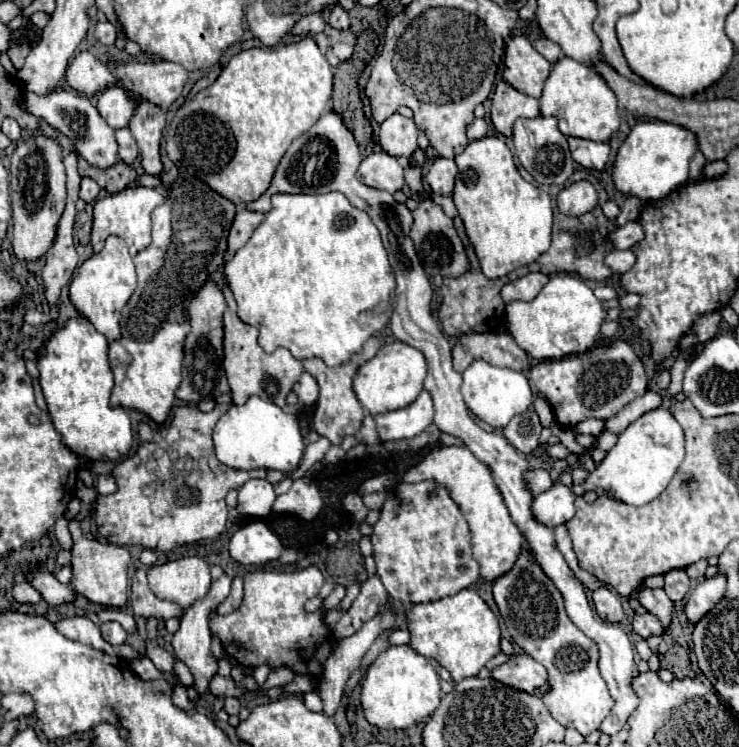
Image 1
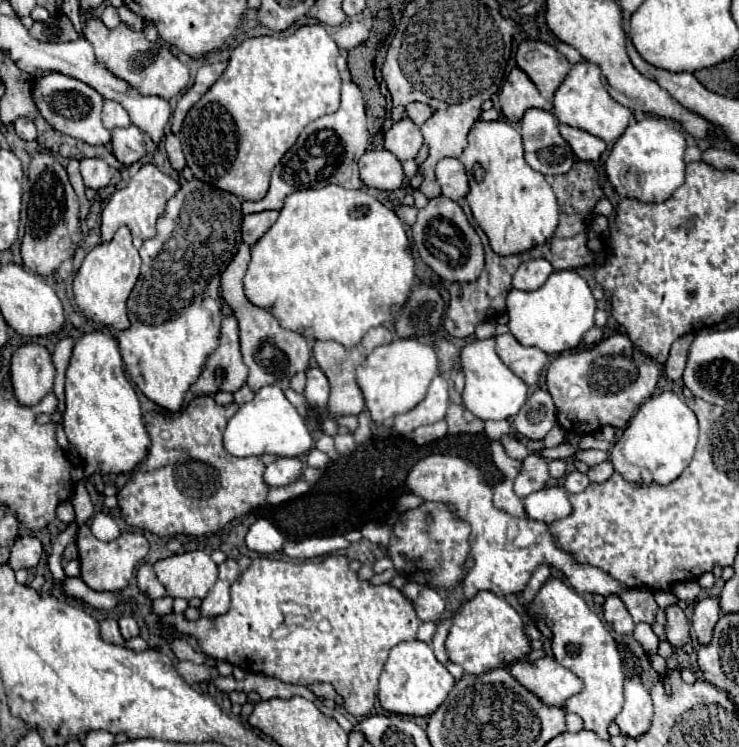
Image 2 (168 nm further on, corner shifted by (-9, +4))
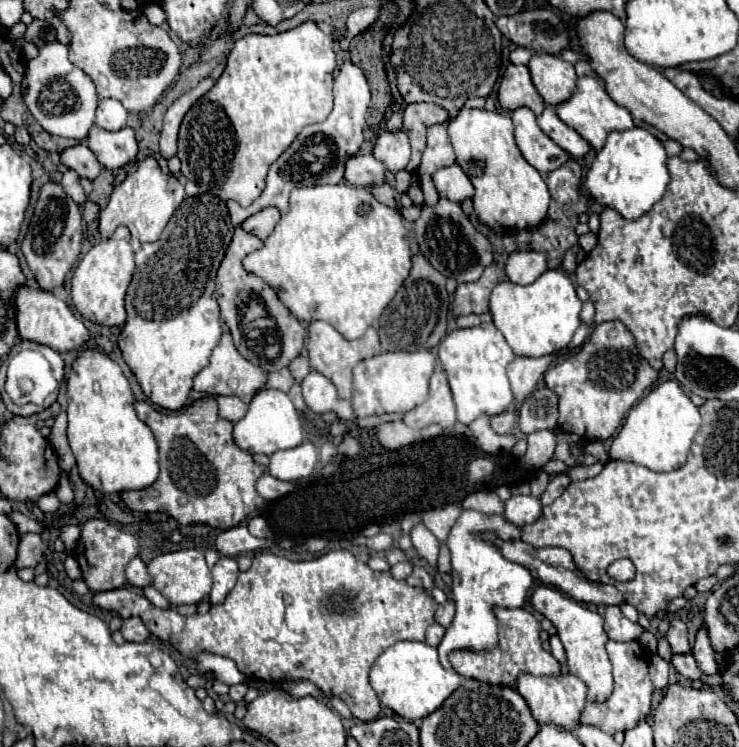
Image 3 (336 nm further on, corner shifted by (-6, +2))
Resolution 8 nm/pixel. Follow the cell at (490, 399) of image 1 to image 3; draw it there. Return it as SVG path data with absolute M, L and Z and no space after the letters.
M481 323L471 329L455 329L439 343L439 361L447 373L453 401L457 407L457 419L469 425L479 415L495 417L513 405L513 391L505 375L507 363L515 357L509 349L503 333L495 325Z

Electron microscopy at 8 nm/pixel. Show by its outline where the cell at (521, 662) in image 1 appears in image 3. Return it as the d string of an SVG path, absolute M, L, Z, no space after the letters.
M563 671L559 675L531 675L531 673L521 673L517 677L517 691L523 695L523 699L527 699L527 705L531 707L531 713L535 715L535 719L545 725L545 723L555 723L559 727L567 727L569 731L573 731L577 727L577 719L579 713L585 705L585 683Z

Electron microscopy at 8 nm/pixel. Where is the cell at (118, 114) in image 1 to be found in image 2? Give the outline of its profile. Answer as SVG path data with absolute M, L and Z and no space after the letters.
M104 101L104 111L102 111L102 123L106 129L116 129L116 127L128 127L130 117L124 111L124 107L116 101Z

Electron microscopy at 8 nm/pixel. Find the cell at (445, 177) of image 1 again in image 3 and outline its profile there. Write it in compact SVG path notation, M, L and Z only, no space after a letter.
M457 163L435 171L433 183L435 183L441 197L447 197L447 199L457 201L457 203L473 197L473 193L475 193L469 177L463 173L463 169Z

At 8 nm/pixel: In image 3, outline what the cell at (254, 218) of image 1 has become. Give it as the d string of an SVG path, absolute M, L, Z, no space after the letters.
M267 207L267 209L251 215L249 219L245 219L241 223L241 229L251 233L251 235L255 235L255 237L259 237L261 241L265 241L271 235L271 231L275 229L275 225L279 223L279 217L281 217L279 209Z

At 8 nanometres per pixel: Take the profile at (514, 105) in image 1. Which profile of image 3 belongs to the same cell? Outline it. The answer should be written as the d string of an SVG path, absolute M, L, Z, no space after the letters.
M509 65L499 83L499 105L505 111L515 111L519 107L529 107L535 115L541 115L545 101L533 87L529 69L525 65Z

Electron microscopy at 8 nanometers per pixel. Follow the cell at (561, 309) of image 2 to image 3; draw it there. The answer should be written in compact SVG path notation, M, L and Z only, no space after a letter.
M563 269L545 271L535 283L525 287L503 281L491 293L493 325L505 335L515 355L527 357L539 357L567 347L581 325L581 307L583 301L577 297L575 285Z

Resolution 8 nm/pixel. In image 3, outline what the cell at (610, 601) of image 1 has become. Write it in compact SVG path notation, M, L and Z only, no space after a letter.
M619 607L605 609L605 633L613 641L633 641L643 633L641 625L631 623Z

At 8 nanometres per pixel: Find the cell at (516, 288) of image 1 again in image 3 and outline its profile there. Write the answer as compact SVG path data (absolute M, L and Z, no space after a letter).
M537 251L513 253L505 265L505 271L513 283L529 285L547 271L545 255L537 253Z

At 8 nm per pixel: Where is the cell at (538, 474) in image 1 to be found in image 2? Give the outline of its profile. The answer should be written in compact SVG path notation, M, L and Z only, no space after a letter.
M530 453L524 459L524 467L518 473L518 477L514 479L514 493L518 497L526 497L532 491L538 491L540 487L544 487L544 483L548 481L548 463L544 457Z

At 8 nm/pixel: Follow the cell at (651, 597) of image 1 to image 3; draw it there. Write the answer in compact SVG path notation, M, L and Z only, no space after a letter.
M681 619L671 621L671 627L669 627L665 637L667 637L673 653L689 653L691 651L689 639L687 639L687 627L685 627L685 623Z

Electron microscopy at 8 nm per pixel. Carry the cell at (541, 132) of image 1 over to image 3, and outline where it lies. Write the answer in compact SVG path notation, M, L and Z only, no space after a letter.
M521 107L513 111L513 125L517 147L521 149L525 161L533 165L541 175L547 175L549 171L559 169L569 161L569 155L541 131L531 109Z

